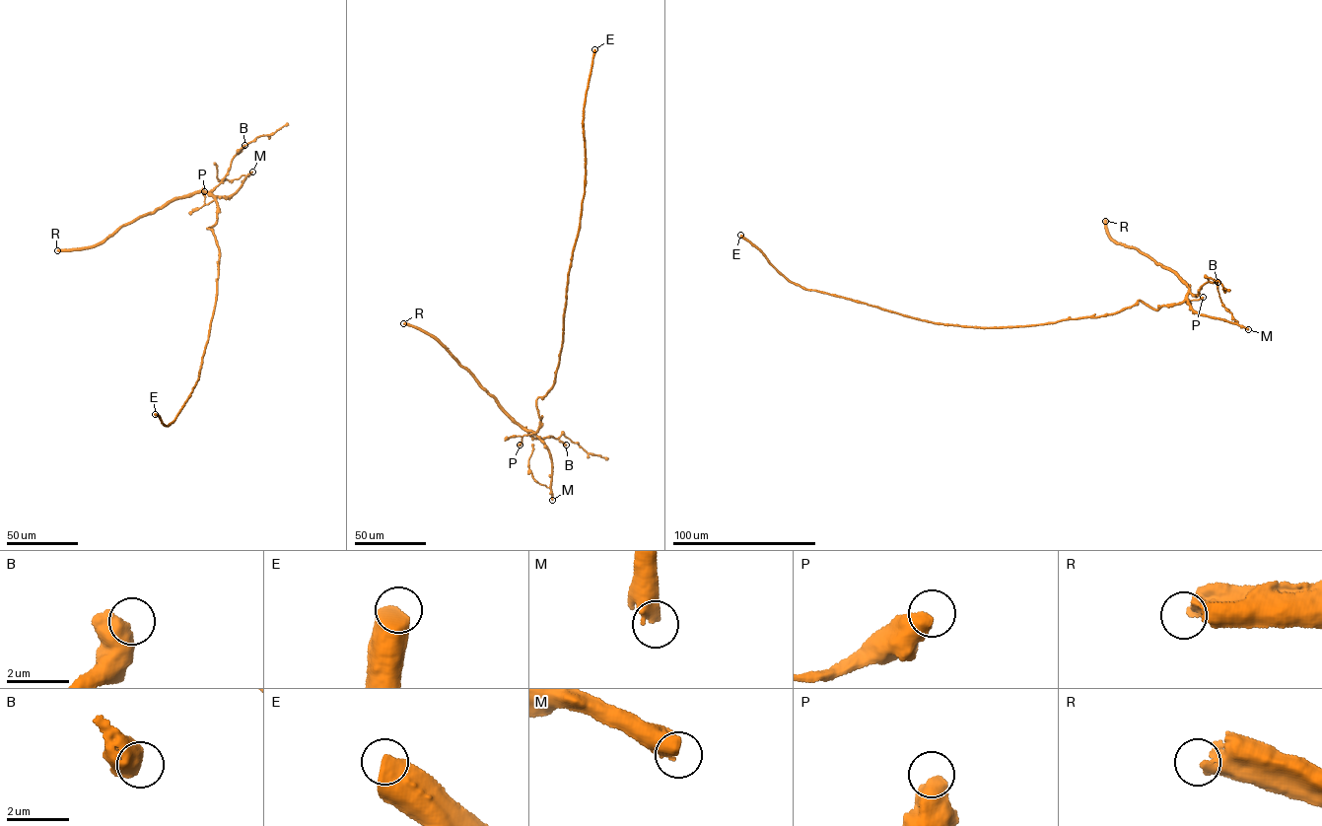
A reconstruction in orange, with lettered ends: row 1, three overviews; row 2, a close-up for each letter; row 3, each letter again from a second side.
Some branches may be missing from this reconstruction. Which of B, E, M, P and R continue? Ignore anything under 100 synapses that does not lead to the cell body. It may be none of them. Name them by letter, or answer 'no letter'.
E, M

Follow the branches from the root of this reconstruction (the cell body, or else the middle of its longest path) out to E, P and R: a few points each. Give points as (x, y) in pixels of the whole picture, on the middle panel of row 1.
E: (562, 342), (569, 269), (584, 193), (584, 109), (594, 49)
P: (562, 342), (553, 386), (537, 399), (541, 419), (538, 430), (524, 435), (520, 445)
R: (562, 342), (553, 386), (537, 399), (541, 419), (534, 432), (522, 429), (448, 349), (424, 331), (403, 323)

